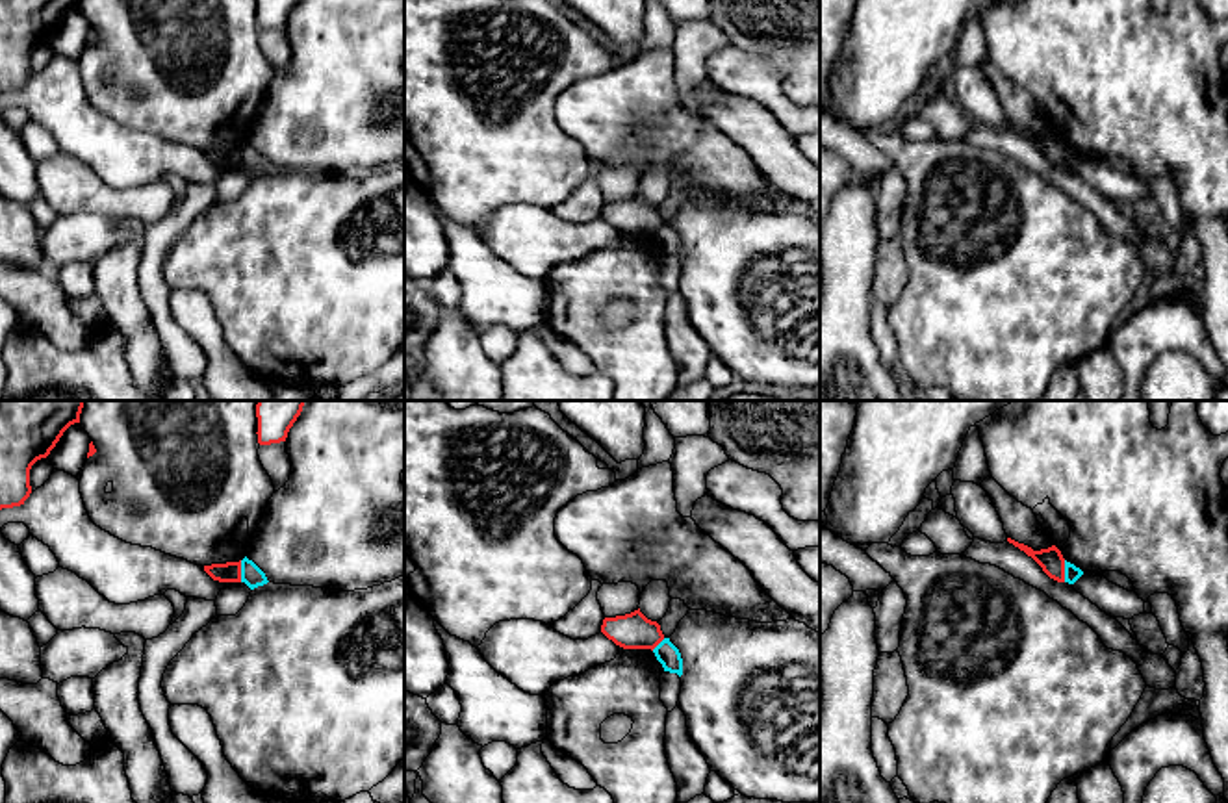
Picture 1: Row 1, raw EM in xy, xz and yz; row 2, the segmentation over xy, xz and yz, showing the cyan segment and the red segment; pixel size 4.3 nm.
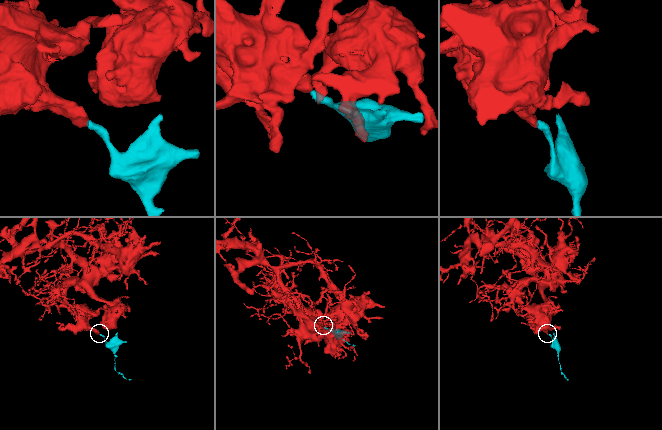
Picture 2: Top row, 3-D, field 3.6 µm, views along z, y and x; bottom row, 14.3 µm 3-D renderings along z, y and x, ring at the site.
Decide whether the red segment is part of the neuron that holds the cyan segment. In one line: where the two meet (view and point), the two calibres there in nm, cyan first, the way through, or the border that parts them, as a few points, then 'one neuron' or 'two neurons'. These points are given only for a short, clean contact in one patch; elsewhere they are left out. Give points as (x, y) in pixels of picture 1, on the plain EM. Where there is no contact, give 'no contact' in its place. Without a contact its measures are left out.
xy (242, 156) | 90/90 nm | along xy (240, 145), (242, 165) | two neurons

